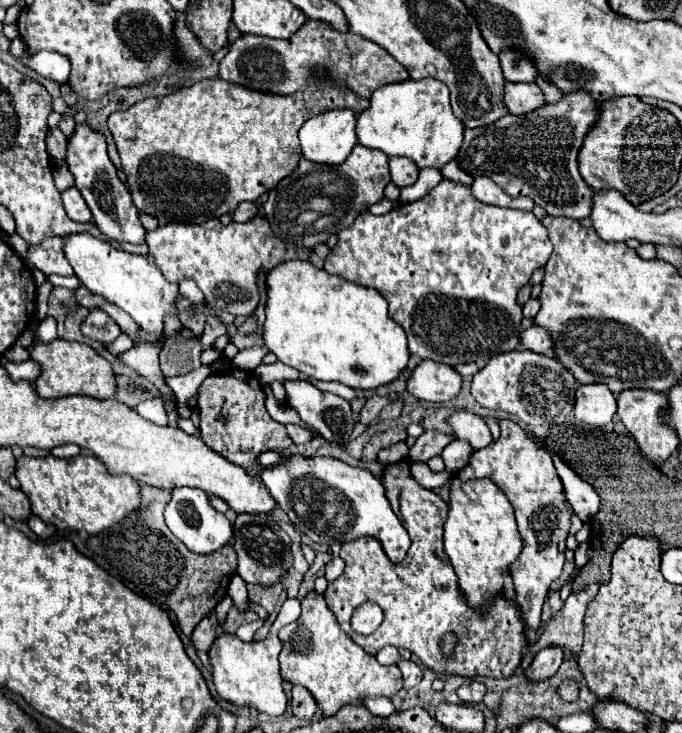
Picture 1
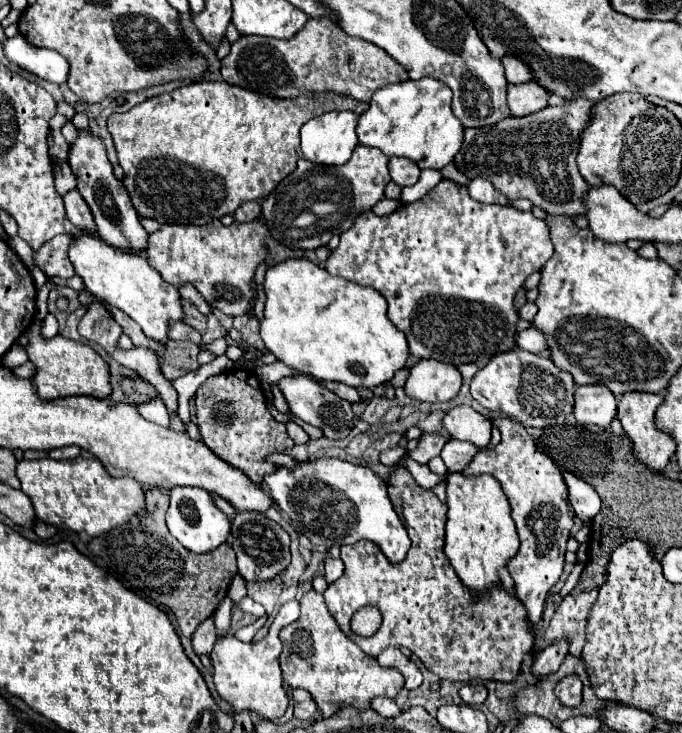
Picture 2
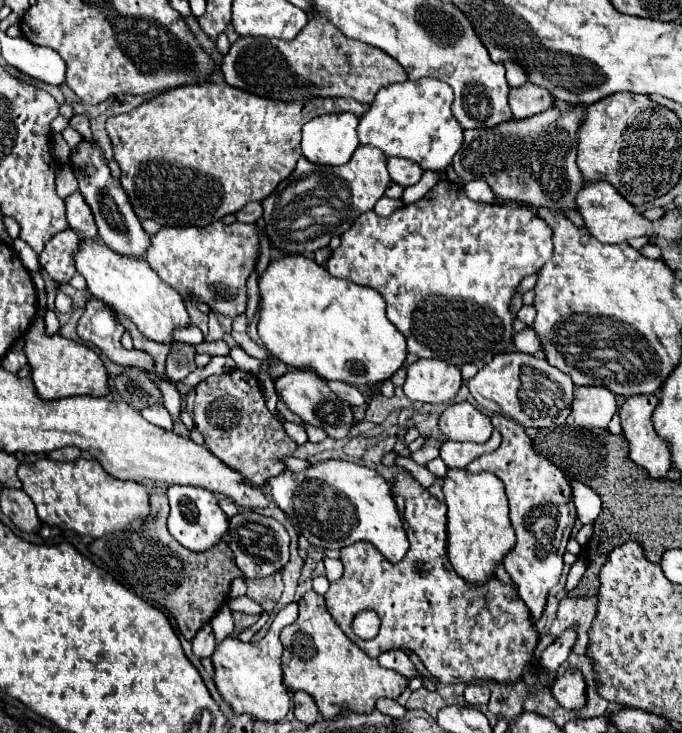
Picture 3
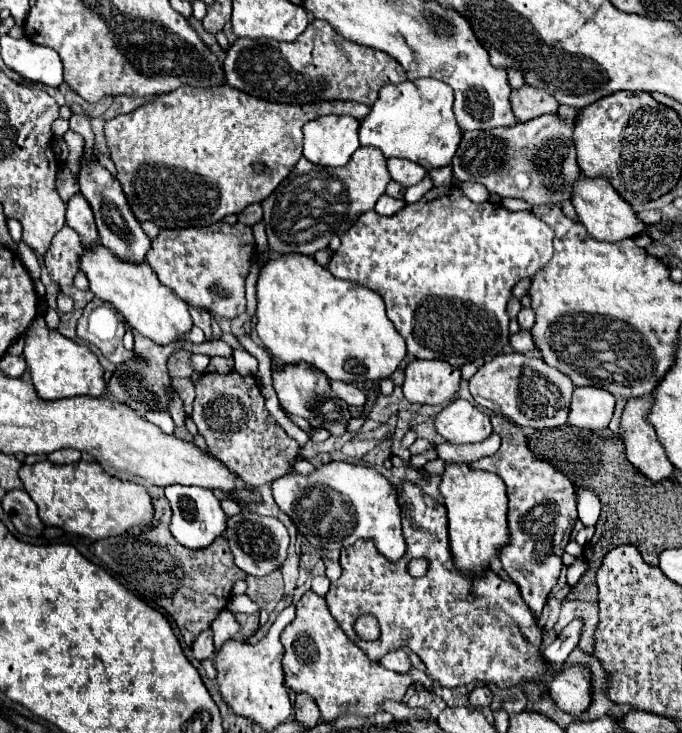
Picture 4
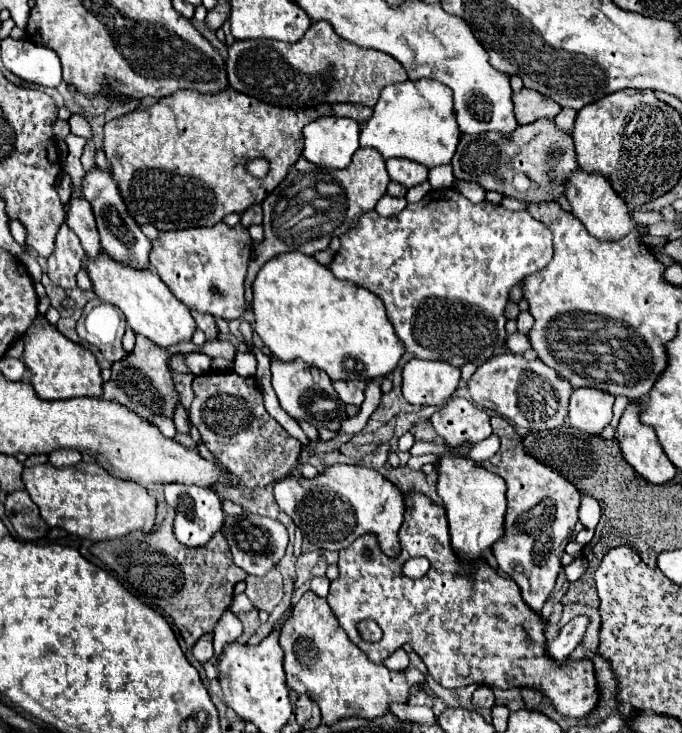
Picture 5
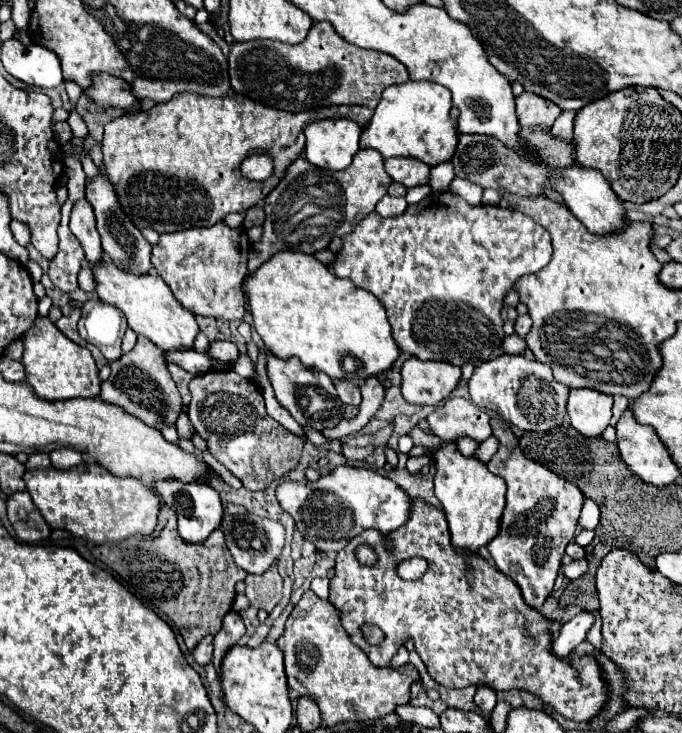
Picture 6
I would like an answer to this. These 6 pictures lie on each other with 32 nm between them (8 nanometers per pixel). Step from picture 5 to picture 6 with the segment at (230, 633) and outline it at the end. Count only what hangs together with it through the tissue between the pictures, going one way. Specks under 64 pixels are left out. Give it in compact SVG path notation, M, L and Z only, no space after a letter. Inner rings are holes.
M230 610L224 616L222 626L214 636L214 658L212 658L214 668L220 668L220 658L224 658L224 650L232 648L244 636L244 632L246 632L246 628L244 628L242 618Z

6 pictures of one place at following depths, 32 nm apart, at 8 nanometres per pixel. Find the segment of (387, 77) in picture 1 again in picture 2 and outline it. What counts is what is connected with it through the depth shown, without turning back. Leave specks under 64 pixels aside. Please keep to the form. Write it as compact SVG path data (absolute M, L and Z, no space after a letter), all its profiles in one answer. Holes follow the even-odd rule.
M310 18L304 28L290 40L240 36L232 44L230 54L222 58L220 74L228 84L276 98L296 98L306 90L332 90L338 94L350 94L362 102L370 102L372 94L386 84L408 80L404 66L388 56L382 48L348 36L330 20L320 18Z

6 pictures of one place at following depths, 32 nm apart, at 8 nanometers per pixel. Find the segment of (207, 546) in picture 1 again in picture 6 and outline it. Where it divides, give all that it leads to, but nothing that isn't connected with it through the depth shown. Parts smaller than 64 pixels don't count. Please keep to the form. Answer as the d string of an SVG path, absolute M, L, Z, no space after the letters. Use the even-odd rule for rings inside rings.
M178 480L156 482L156 490L162 494L162 500L178 514L178 536L188 544L202 544L216 528L220 528L224 508L220 494L208 484L184 484Z

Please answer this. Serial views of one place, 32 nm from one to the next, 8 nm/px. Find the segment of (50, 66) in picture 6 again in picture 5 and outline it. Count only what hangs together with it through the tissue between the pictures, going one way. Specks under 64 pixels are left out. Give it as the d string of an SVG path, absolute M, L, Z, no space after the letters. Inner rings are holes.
M2 38L2 62L10 72L14 72L26 82L52 88L62 82L62 68L56 52L32 44L26 38Z

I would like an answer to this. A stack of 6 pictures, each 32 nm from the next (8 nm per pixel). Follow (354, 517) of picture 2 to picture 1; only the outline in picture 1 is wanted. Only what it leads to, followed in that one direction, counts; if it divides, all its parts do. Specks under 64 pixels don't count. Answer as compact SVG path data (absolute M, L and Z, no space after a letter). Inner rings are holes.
M284 454L280 464L270 464L260 472L260 480L278 506L288 514L296 530L304 532L318 544L344 544L368 534L380 540L392 562L400 562L410 548L410 536L392 512L380 478L364 468L348 466L336 458Z

